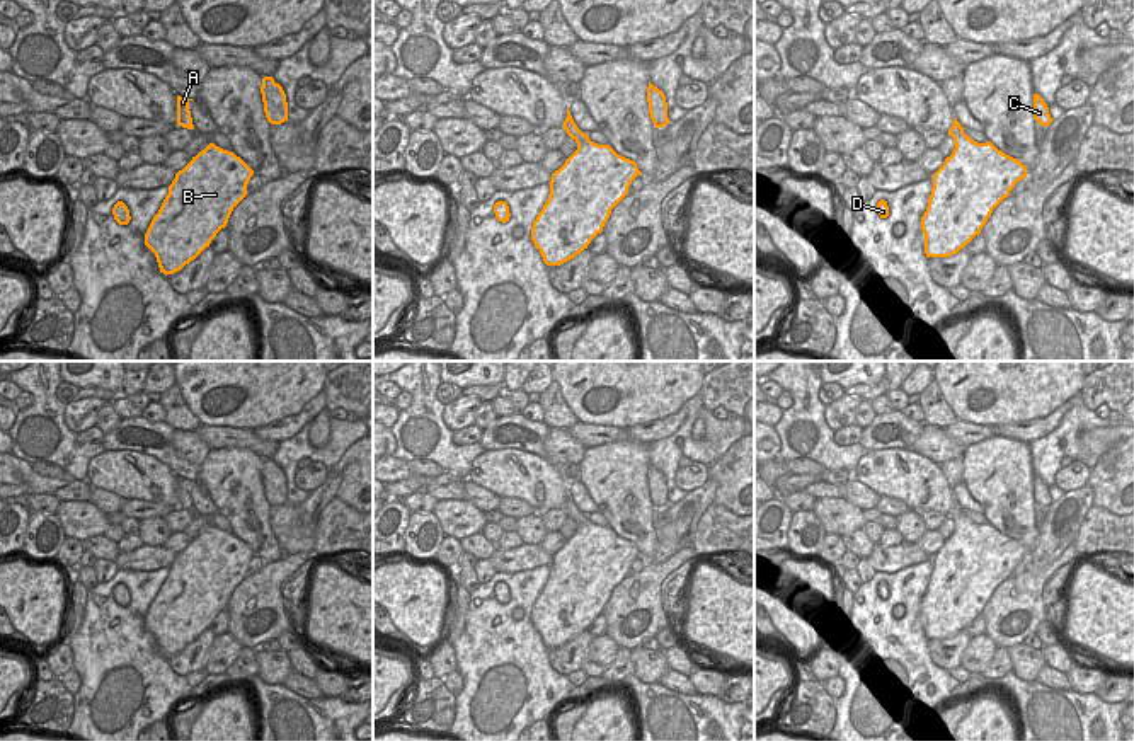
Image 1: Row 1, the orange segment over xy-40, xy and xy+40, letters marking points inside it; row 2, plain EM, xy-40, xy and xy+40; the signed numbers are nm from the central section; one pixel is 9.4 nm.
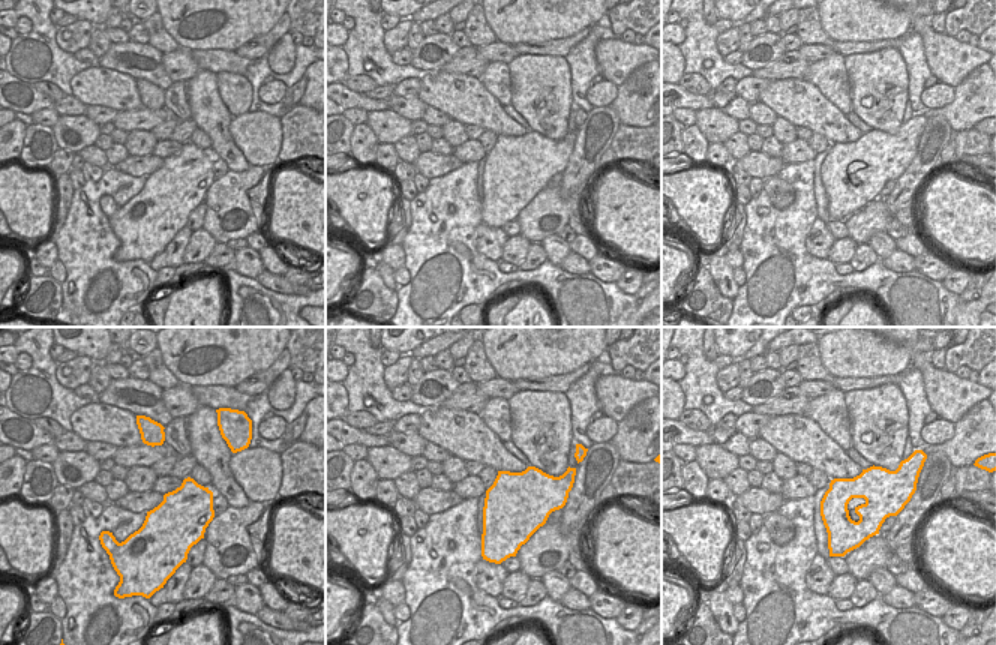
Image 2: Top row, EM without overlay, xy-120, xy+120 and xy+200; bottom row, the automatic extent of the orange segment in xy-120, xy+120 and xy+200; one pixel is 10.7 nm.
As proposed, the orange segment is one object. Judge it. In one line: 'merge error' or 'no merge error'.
no merge error

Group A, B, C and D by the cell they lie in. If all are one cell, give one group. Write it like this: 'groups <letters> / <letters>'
groups A B C D

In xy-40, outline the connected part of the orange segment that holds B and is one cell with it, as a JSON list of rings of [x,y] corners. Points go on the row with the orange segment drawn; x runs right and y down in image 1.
[[[215,143],[175,174],[145,233],[145,245],[155,254],[160,273],[180,271],[209,247],[247,196],[252,175],[240,157]]]

